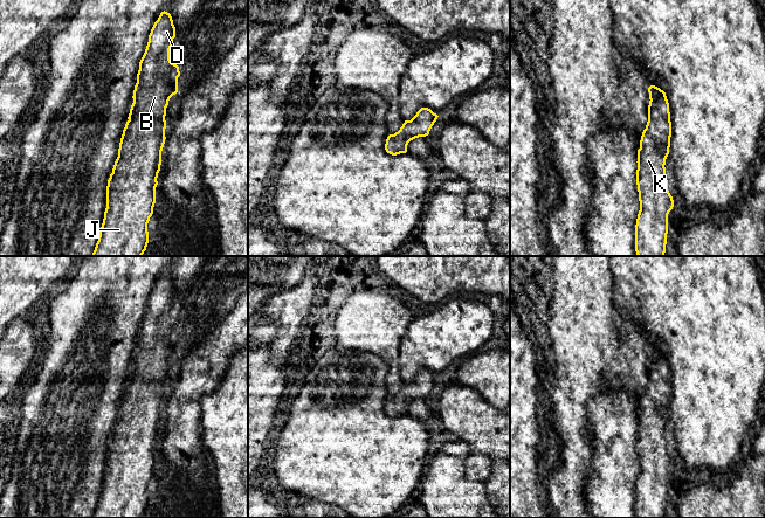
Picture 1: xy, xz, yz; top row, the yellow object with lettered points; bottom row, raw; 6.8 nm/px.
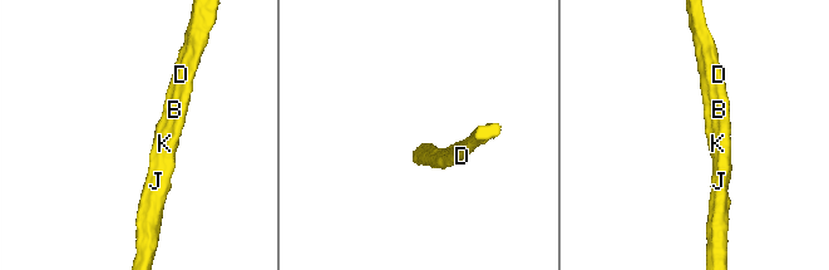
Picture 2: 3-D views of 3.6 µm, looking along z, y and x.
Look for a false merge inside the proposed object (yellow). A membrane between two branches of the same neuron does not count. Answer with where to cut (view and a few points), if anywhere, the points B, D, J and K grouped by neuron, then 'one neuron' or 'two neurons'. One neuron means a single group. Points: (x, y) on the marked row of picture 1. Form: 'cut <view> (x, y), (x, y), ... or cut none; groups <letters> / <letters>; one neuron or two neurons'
cut none; groups B D J K; one neuron

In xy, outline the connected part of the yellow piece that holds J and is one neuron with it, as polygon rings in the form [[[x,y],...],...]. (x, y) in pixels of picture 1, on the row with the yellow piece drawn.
[[[161,12],[149,35],[145,53],[139,62],[133,103],[119,143],[118,157],[106,186],[106,208],[92,256],[142,256],[149,243],[147,223],[156,203],[157,178],[161,165],[161,151],[165,144],[166,108],[170,98],[178,92],[179,67],[171,62],[170,49],[175,37],[175,27],[170,13]]]

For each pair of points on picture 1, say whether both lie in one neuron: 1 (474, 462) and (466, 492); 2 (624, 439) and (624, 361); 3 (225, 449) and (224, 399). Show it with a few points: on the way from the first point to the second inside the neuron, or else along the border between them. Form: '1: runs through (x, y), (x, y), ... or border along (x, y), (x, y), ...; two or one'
1: border along (469, 451), (464, 475), (469, 479), (483, 483); two
2: border along (598, 394), (626, 387), (636, 412); two
3: runs through (225, 436), (225, 412); one

